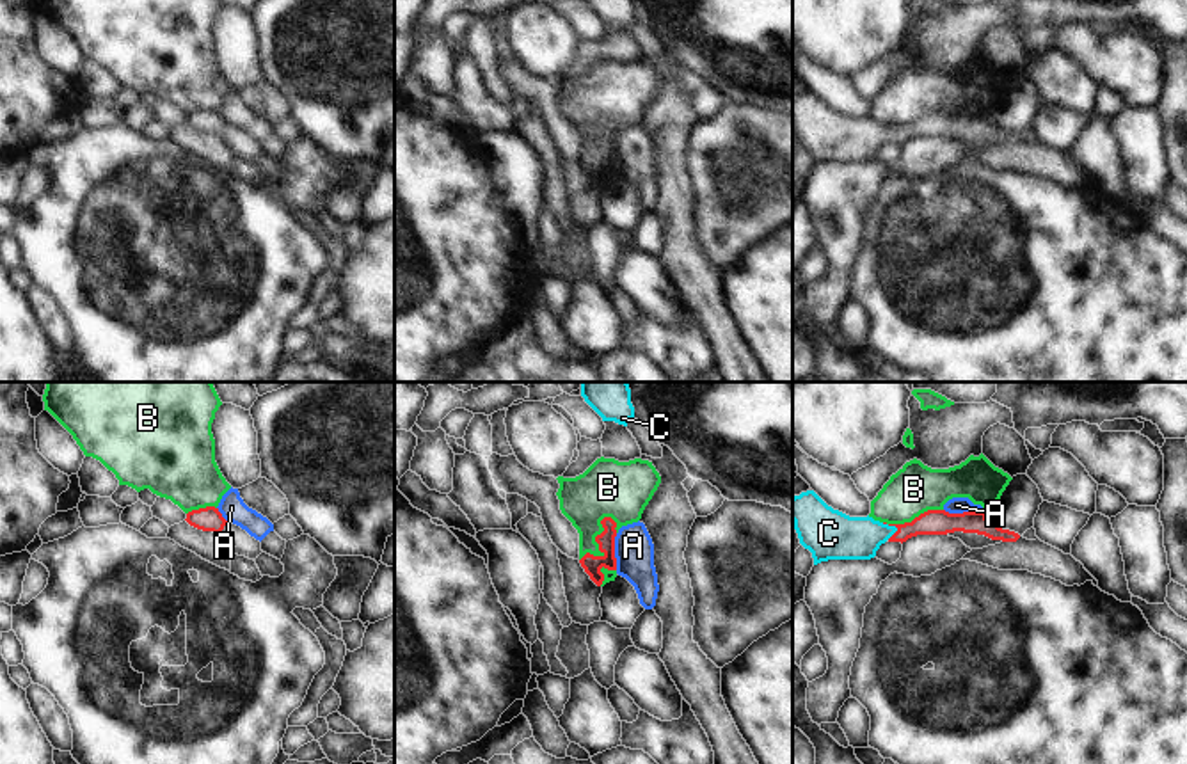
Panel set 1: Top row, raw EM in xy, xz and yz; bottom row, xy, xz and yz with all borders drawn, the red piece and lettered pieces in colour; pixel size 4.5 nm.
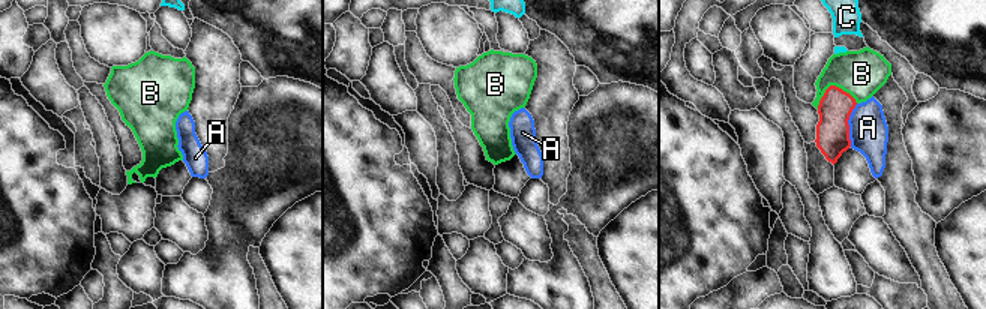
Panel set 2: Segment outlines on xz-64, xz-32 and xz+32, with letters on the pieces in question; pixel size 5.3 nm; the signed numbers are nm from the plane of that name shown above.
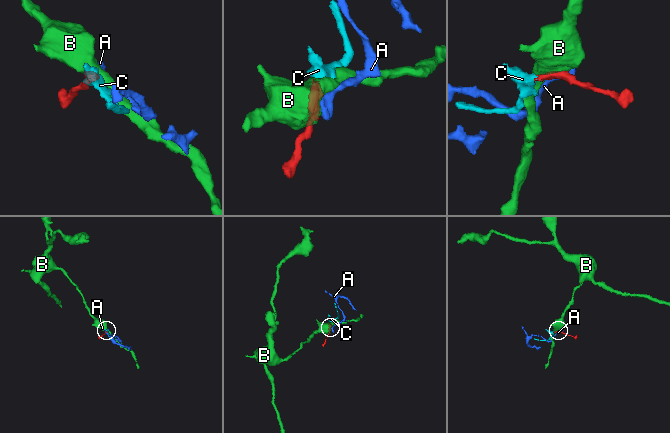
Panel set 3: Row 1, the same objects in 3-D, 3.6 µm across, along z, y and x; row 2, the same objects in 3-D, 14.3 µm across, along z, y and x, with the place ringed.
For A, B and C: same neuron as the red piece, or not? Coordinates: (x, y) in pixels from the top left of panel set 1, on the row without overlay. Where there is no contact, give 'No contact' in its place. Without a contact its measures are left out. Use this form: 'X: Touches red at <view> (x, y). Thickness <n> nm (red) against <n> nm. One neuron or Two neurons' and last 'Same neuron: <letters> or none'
A: Touches red at yz (963, 114). Thickness 110 nm (red) against 80 nm. Two neurons
B: Touches red at xz (597, 144). Thickness 90 nm (red) against 260 nm. Two neurons
C: Touches red at yz (891, 127). Thickness 110 nm (red) against 200 nm. One neuron
Same neuron: C

